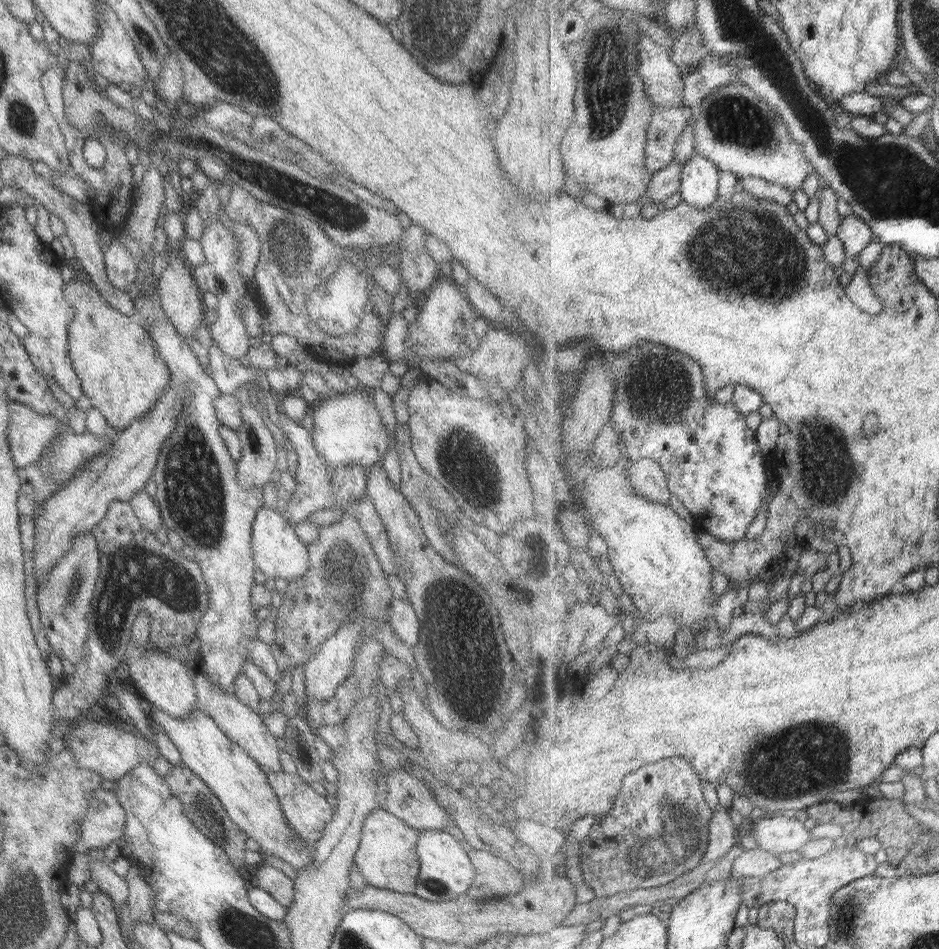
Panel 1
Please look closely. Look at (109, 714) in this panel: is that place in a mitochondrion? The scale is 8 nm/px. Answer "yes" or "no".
no

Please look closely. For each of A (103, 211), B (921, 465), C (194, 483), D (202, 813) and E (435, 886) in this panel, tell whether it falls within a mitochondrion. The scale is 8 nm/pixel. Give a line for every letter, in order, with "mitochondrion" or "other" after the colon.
A: other
B: other
C: mitochondrion
D: mitochondrion
E: mitochondrion

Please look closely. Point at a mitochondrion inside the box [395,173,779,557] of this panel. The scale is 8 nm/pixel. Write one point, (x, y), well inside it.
(656, 384)

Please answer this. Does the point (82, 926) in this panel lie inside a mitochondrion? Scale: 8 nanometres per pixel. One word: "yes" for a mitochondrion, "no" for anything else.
no

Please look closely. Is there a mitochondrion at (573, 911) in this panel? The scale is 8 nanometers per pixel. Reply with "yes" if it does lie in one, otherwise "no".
no

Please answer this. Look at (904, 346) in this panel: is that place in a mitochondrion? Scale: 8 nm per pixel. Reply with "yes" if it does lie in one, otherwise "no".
no

